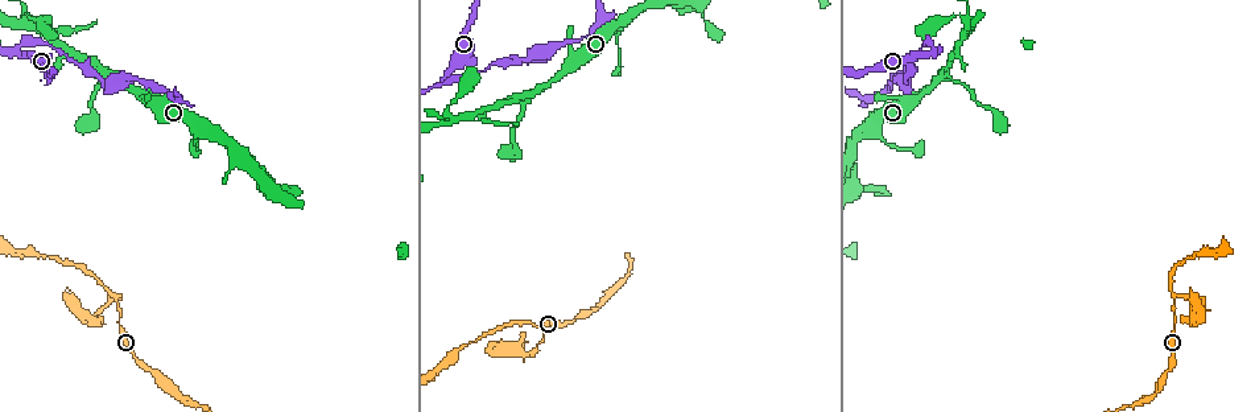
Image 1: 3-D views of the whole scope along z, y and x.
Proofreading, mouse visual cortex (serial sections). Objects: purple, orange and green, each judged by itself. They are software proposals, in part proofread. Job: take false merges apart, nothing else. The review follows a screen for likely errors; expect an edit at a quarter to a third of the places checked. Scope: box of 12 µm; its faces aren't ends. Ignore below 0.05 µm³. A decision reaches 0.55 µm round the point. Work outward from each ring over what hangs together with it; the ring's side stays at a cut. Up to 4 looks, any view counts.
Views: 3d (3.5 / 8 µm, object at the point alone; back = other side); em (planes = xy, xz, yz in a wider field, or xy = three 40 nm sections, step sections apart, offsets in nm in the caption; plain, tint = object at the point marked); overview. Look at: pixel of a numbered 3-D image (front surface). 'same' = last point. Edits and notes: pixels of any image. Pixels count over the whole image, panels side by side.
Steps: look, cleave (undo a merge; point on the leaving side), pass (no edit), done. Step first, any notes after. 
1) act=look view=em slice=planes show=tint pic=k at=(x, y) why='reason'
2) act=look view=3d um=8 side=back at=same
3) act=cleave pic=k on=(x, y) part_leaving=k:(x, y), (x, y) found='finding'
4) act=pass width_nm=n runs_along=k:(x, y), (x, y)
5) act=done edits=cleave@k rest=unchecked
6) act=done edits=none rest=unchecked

act=look view=3d um=8 pic=1 at=(1175, 298)

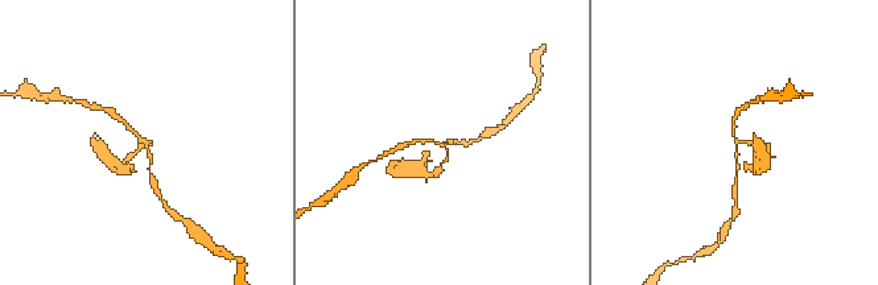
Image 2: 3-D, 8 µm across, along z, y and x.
act=look view=3d um=3.5 pic=2 at=(146, 148)

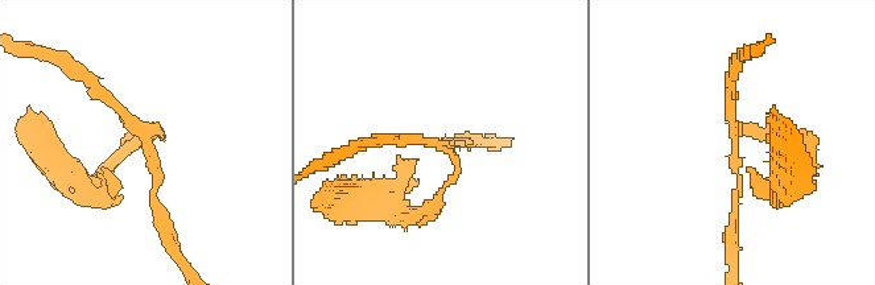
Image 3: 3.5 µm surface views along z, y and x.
act=cleave pic=3 on=(438, 199) found='two cells meet here'

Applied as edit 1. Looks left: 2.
act=look view=3d um=3.5 pic=1 at=(877, 134) why='sharp bend'

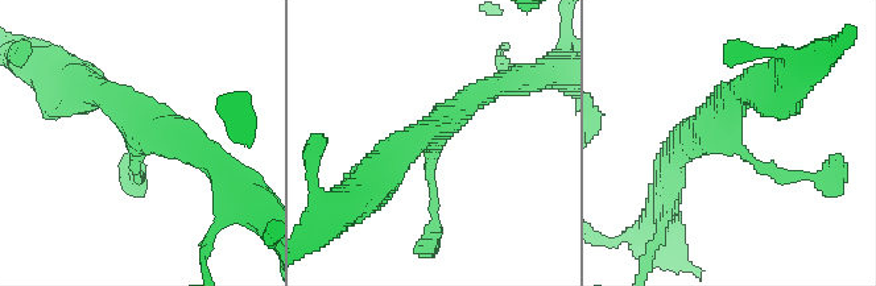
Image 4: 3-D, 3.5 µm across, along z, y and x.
act=look view=em slice=planes show=tint pic=4 at=(429, 148)

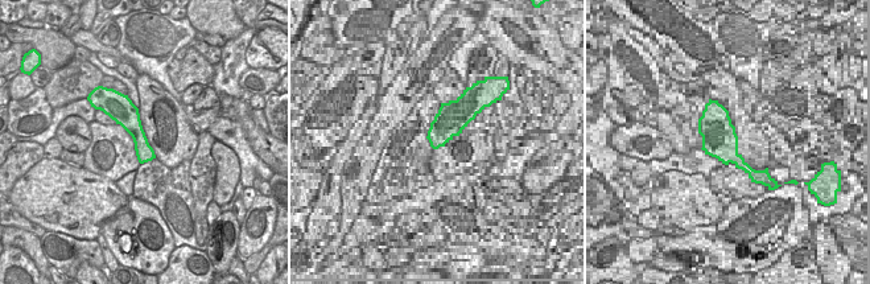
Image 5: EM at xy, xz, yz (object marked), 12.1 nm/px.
act=pass runs_along=4:(82, 87), (139, 124), (139, 177) found='one cell here'

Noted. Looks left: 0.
act=done edits=cleave@3 rest=unchecked

